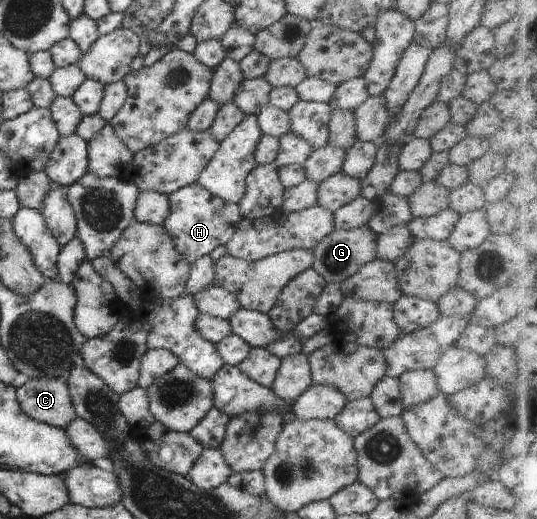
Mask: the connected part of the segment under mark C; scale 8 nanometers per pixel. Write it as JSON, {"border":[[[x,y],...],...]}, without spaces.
{"border":[[[64,378],[25,379],[16,394],[23,413],[35,421],[64,428],[77,418]]]}

